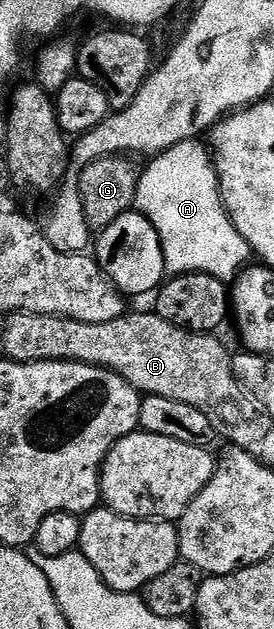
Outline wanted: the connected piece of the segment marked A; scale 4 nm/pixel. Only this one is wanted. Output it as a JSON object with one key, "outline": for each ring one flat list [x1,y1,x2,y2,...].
{"outline":[[201,139,185,140,153,157,146,172,144,168,138,177,134,208,152,222,162,243,167,273,203,272,233,282,251,263,252,253,230,221,222,203,216,161,211,149,202,143]]}

